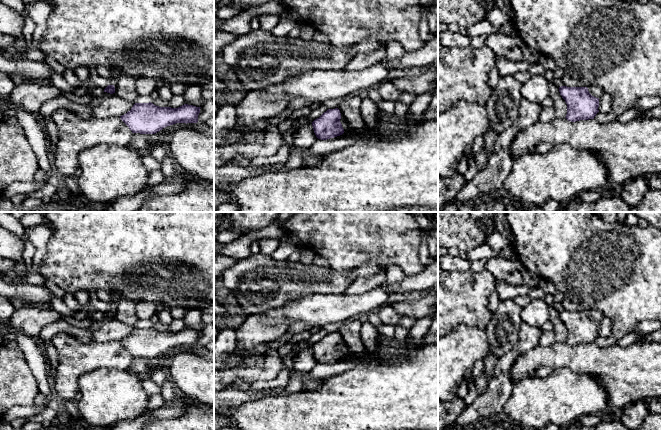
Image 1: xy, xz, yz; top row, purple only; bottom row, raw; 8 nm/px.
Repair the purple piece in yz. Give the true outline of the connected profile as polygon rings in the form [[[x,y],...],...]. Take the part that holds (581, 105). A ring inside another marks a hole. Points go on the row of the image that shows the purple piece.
[[[559,87],[567,104],[566,119],[571,122],[594,119],[599,112],[599,98],[592,96],[587,87]]]

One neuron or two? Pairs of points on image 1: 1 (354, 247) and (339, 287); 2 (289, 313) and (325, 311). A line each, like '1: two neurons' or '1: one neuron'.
1: two neurons
2: one neuron

